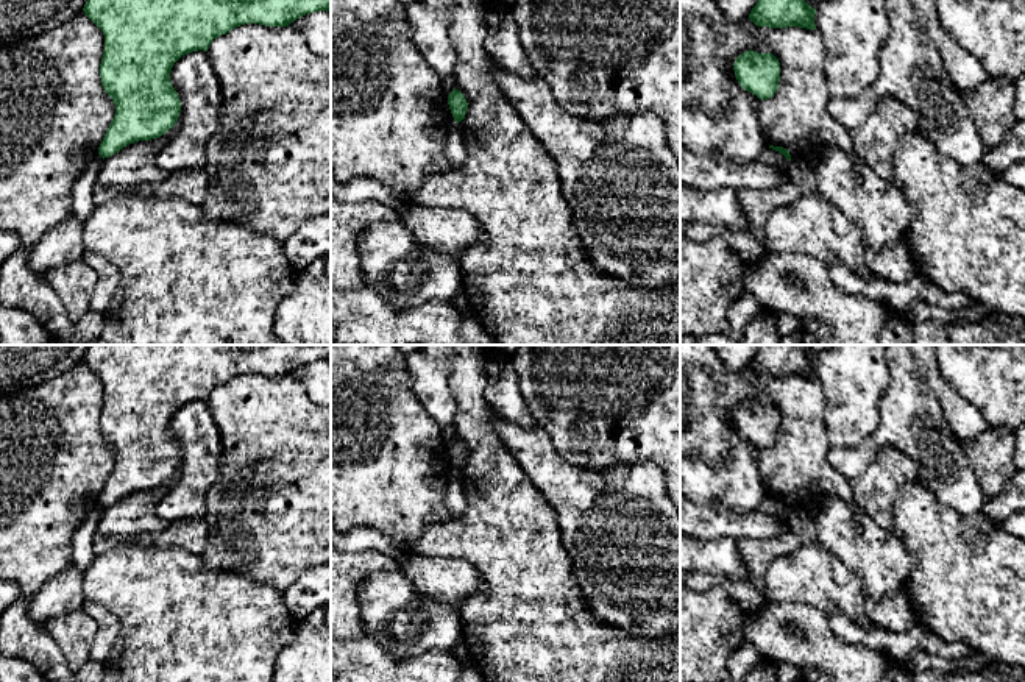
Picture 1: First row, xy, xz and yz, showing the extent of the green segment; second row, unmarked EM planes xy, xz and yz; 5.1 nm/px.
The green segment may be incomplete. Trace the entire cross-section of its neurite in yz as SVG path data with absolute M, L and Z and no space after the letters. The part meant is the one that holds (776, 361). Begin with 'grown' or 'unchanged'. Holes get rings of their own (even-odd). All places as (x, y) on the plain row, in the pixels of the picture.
unchanged | M760 345L749 368L757 376L816 379L814 364L800 345Z

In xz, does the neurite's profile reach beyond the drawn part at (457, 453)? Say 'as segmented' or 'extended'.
as segmented

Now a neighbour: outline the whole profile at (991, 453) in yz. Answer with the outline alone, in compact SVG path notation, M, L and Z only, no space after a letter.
M986 428L977 437L959 439L963 451L986 499L998 495L1011 474L1014 464L1014 434L1008 429Z

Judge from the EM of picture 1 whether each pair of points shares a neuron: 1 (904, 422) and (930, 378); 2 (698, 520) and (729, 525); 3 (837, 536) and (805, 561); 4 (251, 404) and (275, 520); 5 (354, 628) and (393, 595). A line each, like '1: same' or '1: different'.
1: different
2: same
3: different
4: same
5: different

